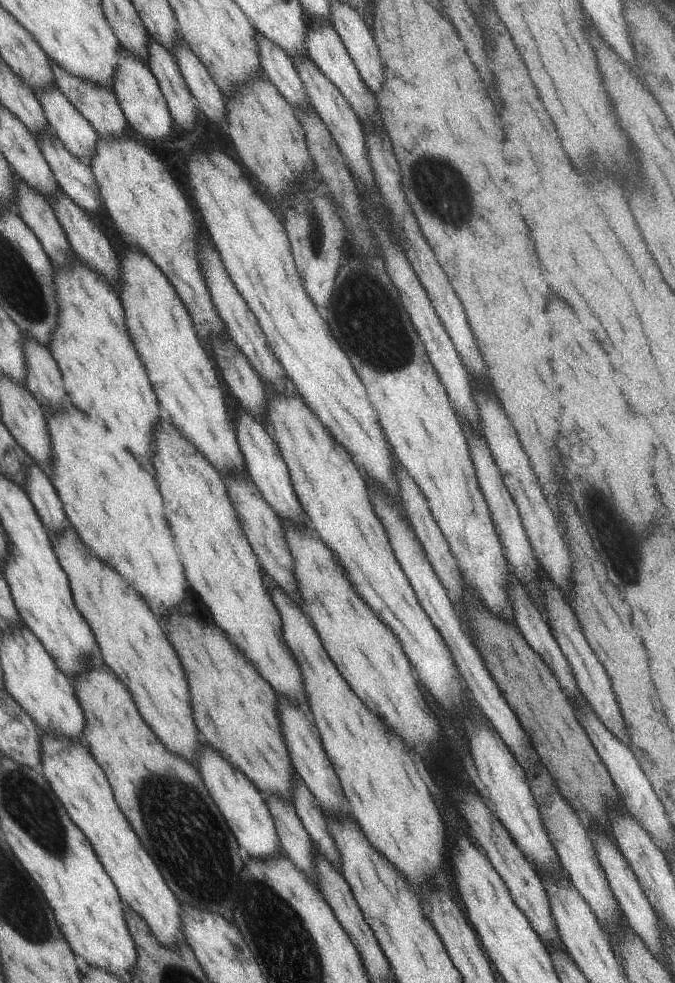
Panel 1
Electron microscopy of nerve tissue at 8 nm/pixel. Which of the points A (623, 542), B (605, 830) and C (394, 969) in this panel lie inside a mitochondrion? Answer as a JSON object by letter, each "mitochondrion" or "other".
{"A":"mitochondrion","B":"other","C":"other"}

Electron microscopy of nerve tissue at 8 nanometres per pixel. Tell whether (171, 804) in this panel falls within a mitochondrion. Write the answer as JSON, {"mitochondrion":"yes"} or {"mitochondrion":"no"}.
{"mitochondrion":"yes"}

